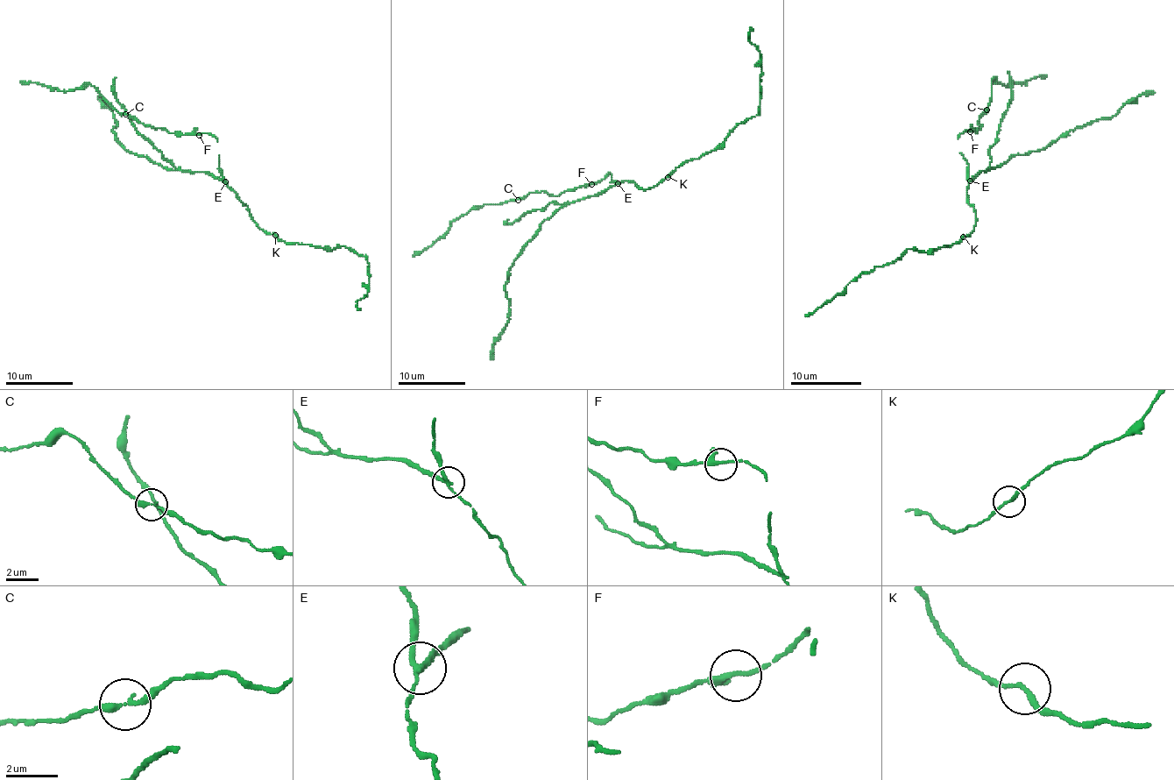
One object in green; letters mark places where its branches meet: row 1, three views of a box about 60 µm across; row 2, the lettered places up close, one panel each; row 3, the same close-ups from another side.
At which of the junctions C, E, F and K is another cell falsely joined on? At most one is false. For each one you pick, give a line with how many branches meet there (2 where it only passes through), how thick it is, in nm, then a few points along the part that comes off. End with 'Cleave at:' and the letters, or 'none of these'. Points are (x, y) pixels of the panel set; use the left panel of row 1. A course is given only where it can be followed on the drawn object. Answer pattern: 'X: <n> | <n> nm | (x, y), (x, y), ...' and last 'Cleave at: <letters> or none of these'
E: 3 | 180 nm | (226, 182), (204, 172), (168, 170), (148, 157), (131, 153), (116, 139), (113, 131), (116, 119), (97, 97)
Cleave at: E

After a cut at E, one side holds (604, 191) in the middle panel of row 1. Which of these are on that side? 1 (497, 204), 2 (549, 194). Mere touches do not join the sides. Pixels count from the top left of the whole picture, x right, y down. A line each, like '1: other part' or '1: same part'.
1: other part
2: other part

